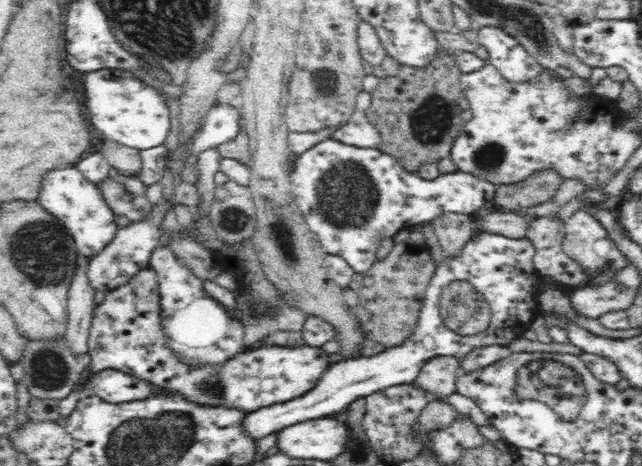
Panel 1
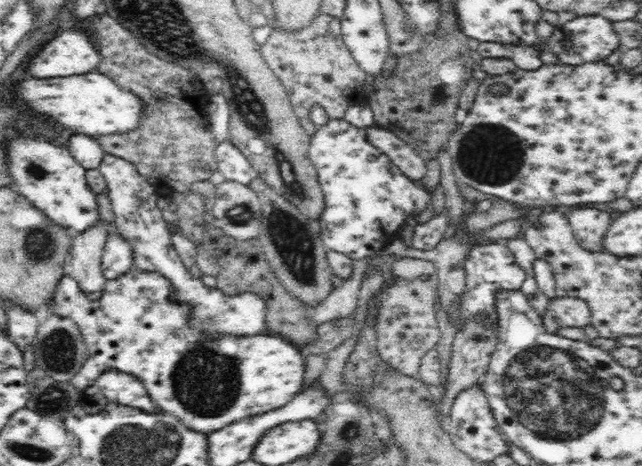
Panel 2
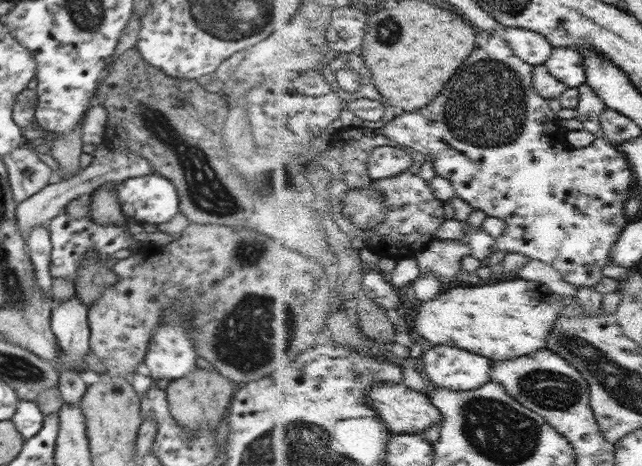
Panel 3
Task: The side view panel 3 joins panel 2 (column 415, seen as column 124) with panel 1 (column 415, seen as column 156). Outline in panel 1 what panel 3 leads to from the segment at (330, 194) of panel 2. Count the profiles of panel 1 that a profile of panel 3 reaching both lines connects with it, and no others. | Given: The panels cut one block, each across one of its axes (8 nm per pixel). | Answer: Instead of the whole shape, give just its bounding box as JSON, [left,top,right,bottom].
[289,138,498,277]

